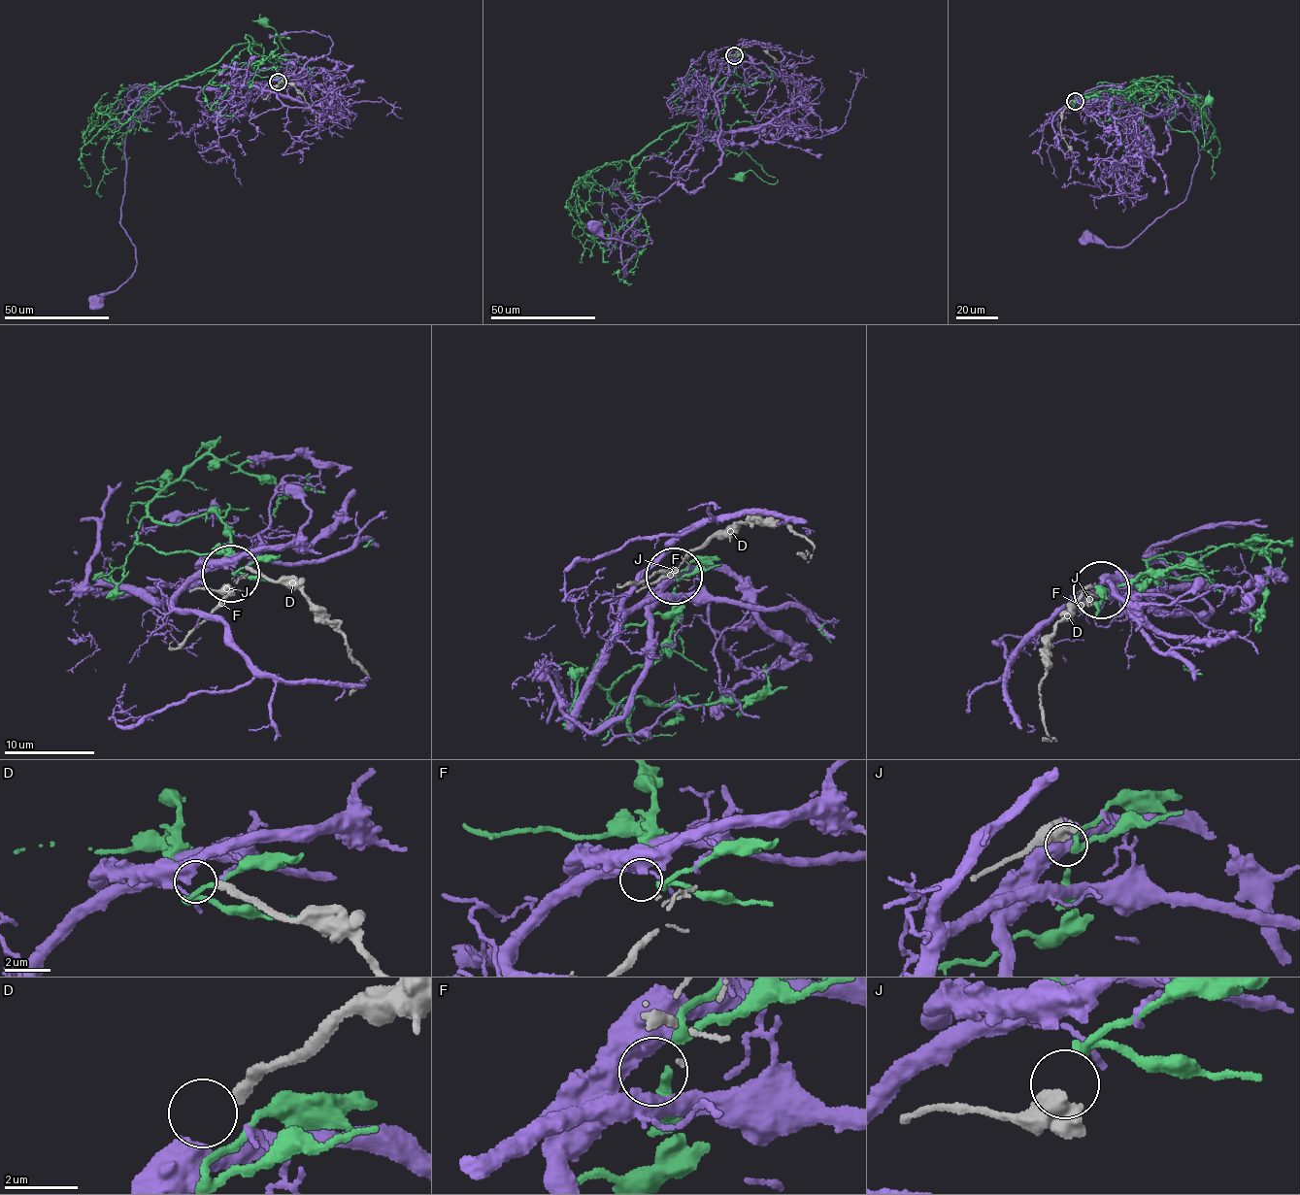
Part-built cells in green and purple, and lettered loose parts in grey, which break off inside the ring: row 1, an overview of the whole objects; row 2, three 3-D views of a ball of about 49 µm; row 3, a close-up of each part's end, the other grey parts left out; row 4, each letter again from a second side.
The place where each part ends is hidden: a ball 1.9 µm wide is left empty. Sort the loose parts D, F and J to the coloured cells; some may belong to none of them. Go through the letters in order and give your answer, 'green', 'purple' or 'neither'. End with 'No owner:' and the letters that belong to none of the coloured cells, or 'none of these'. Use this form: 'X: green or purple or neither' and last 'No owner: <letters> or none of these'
D: purple
F: neither
J: green
No owner: F

